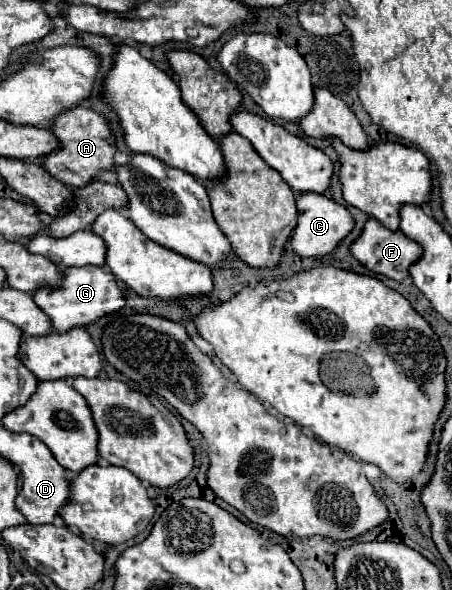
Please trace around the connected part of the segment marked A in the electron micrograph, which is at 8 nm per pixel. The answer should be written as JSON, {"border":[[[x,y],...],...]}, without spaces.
{"border":[[[75,106],[73,110],[65,110],[57,118],[53,118],[51,130],[53,134],[57,134],[57,140],[61,142],[61,150],[55,150],[53,154],[39,160],[41,166],[49,174],[53,174],[53,178],[57,178],[59,182],[65,182],[67,186],[73,188],[81,188],[89,180],[93,180],[99,170],[111,170],[115,166],[113,156],[117,148],[115,148],[113,134],[107,126],[107,120],[97,112],[87,110],[83,106]]]}

